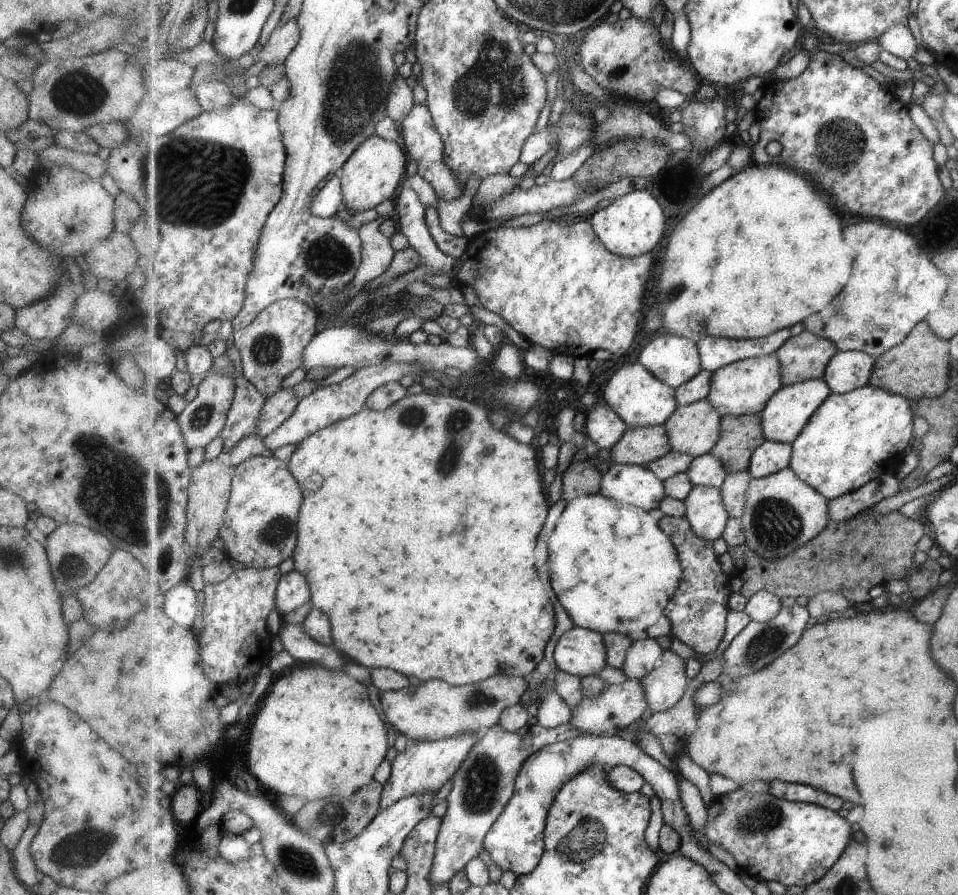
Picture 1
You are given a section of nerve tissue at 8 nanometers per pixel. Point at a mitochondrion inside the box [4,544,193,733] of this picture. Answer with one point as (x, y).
(72, 566)

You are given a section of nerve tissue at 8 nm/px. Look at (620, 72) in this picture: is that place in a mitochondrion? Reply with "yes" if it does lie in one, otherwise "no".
yes

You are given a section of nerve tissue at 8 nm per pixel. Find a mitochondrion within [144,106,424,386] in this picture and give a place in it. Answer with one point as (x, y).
(327, 257)

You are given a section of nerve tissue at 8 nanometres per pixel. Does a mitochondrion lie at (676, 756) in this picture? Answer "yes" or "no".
no

